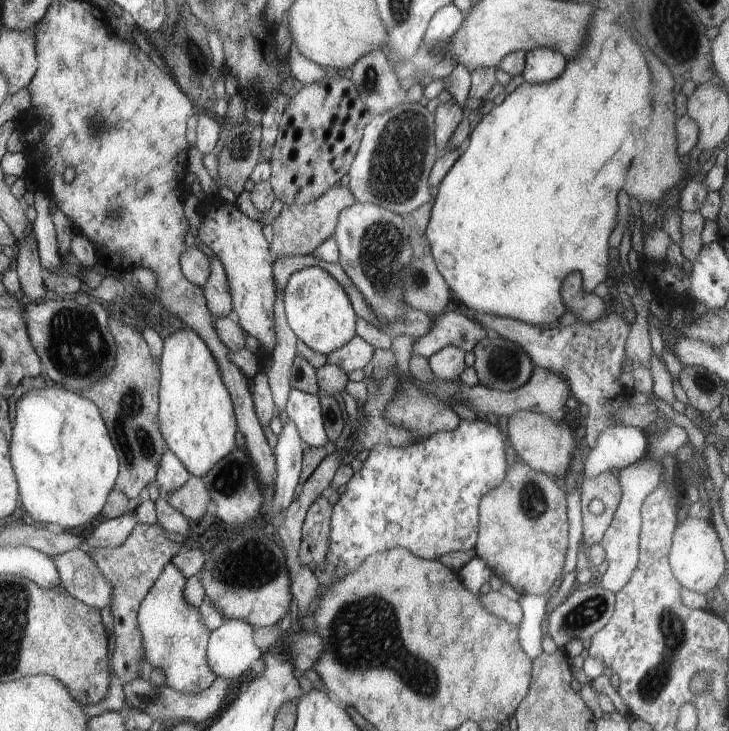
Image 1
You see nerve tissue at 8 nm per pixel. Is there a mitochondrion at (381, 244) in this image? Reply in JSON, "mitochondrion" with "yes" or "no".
{"mitochondrion":"yes"}

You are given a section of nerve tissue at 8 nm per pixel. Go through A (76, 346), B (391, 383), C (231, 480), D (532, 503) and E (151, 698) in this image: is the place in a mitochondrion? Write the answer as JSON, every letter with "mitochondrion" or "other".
{"A":"mitochondrion","B":"mitochondrion","C":"mitochondrion","D":"mitochondrion","E":"mitochondrion"}

